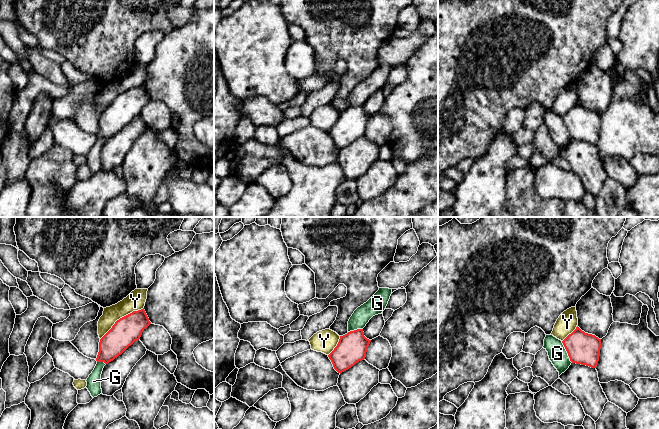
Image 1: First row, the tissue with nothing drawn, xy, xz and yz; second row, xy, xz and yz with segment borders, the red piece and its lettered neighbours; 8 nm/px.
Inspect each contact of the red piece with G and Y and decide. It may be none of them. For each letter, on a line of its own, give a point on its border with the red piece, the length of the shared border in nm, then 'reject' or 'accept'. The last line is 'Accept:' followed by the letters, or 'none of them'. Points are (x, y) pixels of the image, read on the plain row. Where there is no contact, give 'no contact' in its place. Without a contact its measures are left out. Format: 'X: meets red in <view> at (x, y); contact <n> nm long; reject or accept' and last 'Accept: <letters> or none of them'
G: meets red in yz at (567, 128); contact 200 nm long; reject
Y: meets red in xy at (120, 94); contact 440 nm long; reject
Accept: none of them

